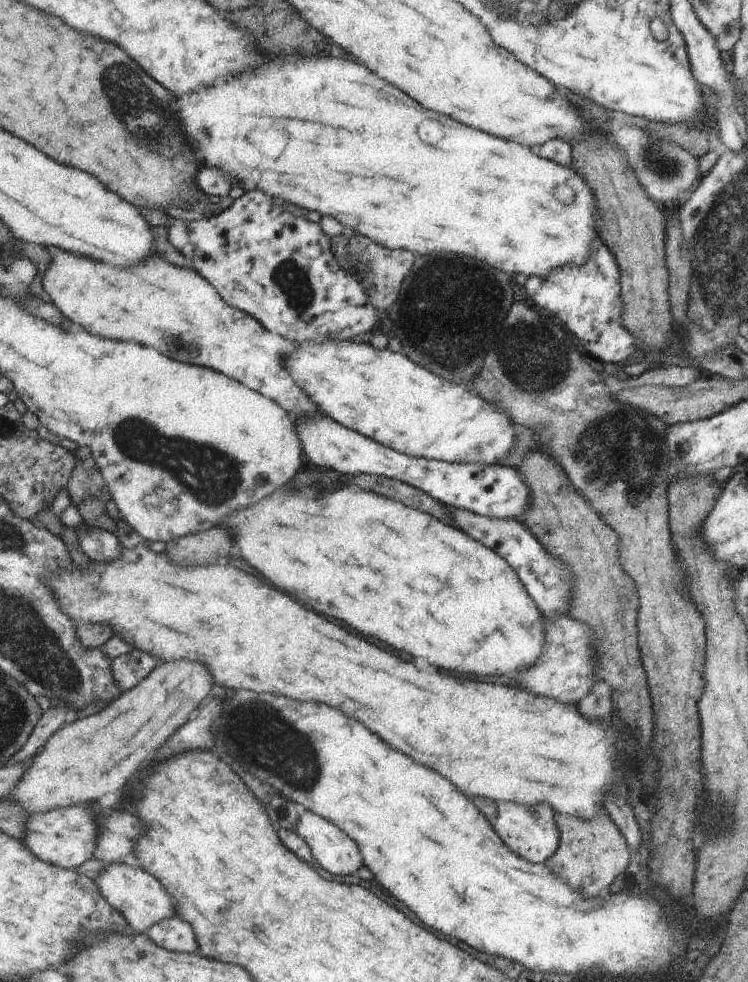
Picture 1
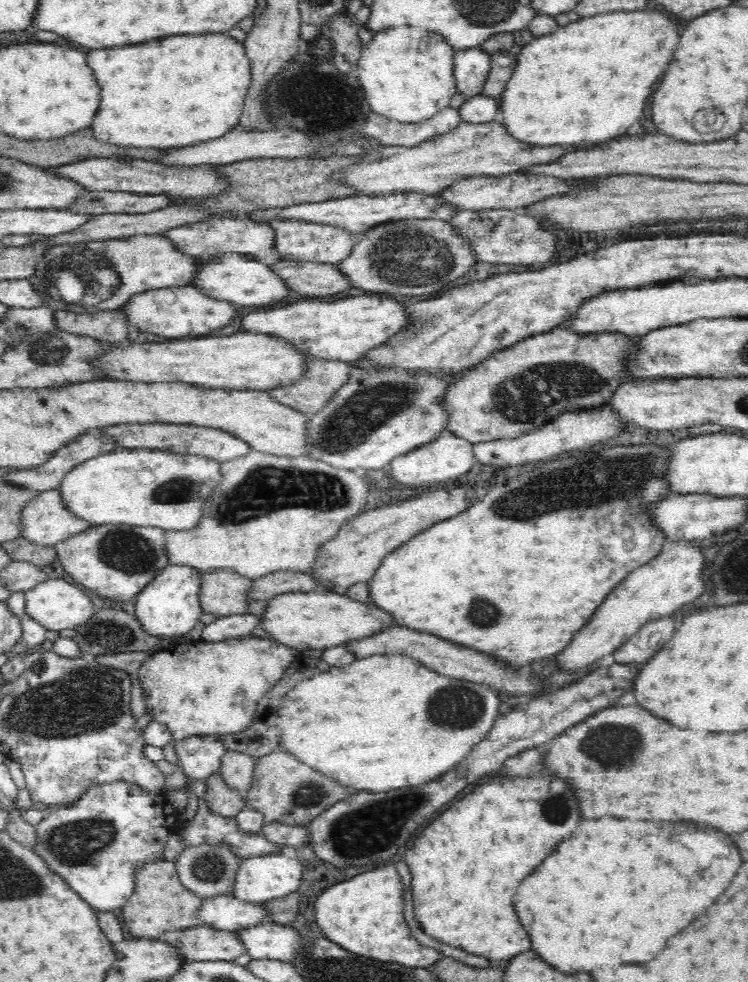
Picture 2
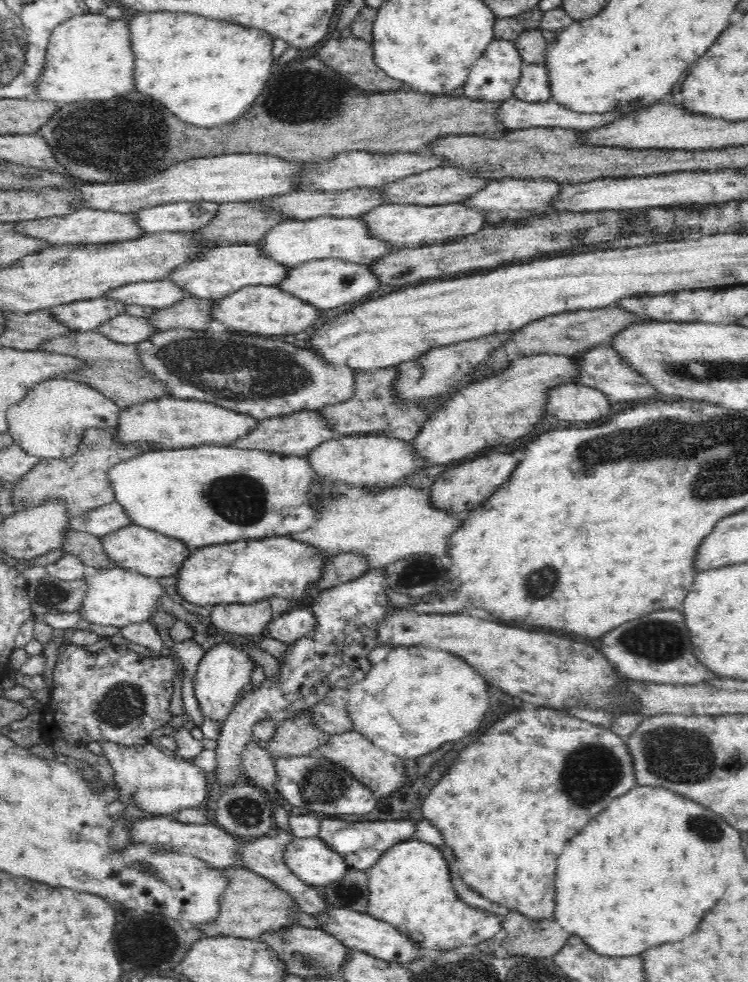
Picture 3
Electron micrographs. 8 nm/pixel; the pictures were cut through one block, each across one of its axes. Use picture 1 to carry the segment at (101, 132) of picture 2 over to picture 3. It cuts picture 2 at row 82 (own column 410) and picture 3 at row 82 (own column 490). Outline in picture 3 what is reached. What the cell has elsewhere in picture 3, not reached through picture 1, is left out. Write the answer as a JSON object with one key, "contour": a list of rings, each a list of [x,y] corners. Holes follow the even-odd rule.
{"contour":[[[136,14],[126,22],[130,30],[130,50],[134,58],[134,90],[146,96],[152,96],[160,104],[164,104],[176,118],[180,118],[186,126],[210,128],[224,126],[240,118],[254,104],[256,96],[262,92],[264,82],[276,62],[272,56],[272,42],[266,32],[244,28],[232,22],[218,22],[200,16],[188,14]]]}

